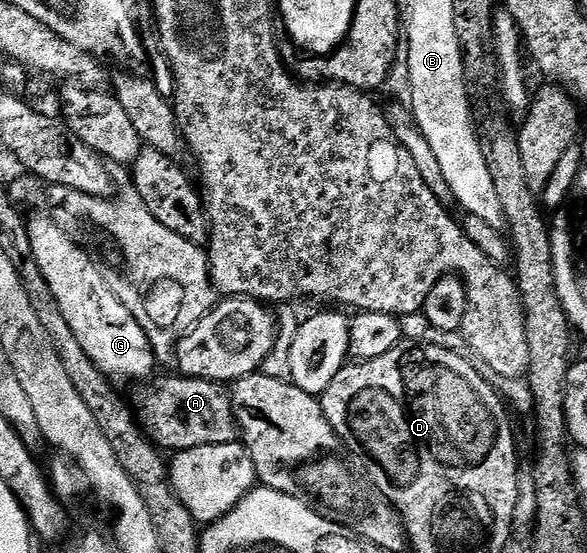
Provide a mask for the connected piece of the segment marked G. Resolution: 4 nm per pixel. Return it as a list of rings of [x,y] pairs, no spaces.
[[[51,217],[30,218],[27,230],[33,257],[37,259],[37,265],[41,267],[57,305],[61,307],[61,315],[65,315],[65,321],[69,323],[73,335],[77,335],[77,343],[81,343],[85,355],[89,355],[99,370],[112,379],[124,377],[134,382],[150,378],[157,369],[150,341],[122,296],[117,291],[115,294],[106,275],[95,266],[94,259]]]

